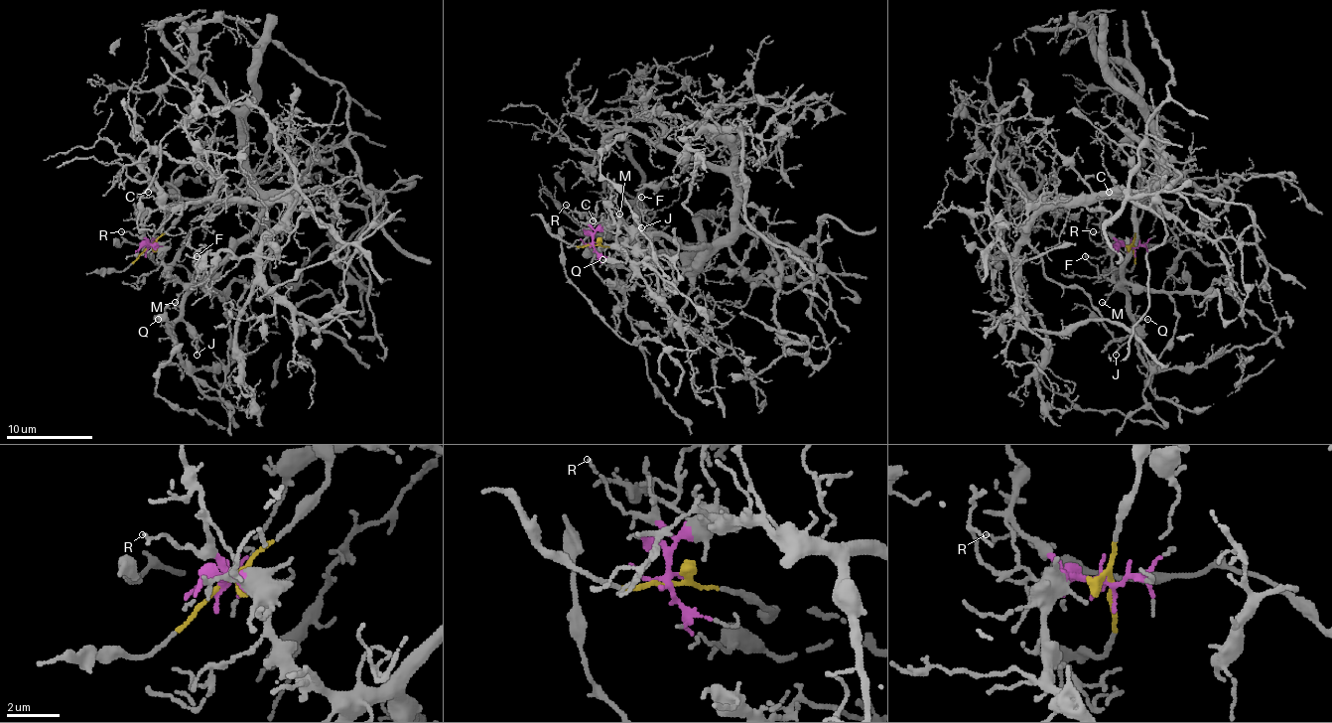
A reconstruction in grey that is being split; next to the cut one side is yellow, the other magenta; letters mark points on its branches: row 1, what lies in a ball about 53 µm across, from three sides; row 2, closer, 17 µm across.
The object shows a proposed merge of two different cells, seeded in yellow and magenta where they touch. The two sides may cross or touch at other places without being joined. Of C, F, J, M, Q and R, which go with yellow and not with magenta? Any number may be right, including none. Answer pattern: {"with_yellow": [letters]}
{"with_yellow": []}

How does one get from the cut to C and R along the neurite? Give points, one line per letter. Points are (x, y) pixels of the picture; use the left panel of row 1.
C: (146, 246), (133, 202), (149, 193)
R: (146, 246), (146, 240), (129, 231), (120, 231)

